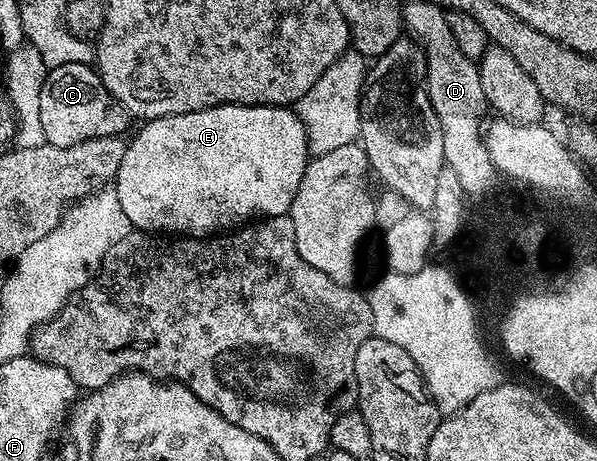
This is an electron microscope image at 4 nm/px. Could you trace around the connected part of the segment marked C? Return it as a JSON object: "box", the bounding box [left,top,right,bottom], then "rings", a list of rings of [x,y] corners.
{"box":[40,63,129,147],"rings":[[[86,63],[48,70],[41,89],[40,115],[46,142],[55,147],[77,145],[93,137],[122,136],[129,120],[127,110],[105,89],[98,70]]]}

